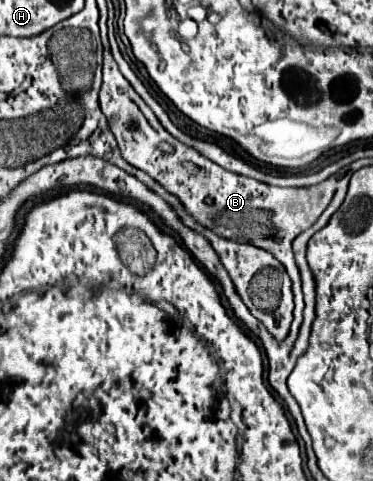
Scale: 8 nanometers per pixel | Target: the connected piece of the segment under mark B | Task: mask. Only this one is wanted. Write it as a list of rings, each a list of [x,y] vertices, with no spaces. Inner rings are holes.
[[[102,83],[102,89],[100,89],[100,107],[102,107],[102,113],[106,115],[106,119],[108,119],[108,123],[110,123],[110,129],[112,129],[112,133],[114,133],[114,137],[118,139],[118,147],[120,147],[120,151],[122,151],[122,157],[124,157],[124,159],[126,159],[128,163],[132,163],[134,167],[138,167],[138,169],[142,169],[142,171],[146,171],[146,173],[148,173],[150,177],[154,177],[154,179],[156,179],[158,183],[162,183],[162,185],[164,185],[164,187],[166,187],[166,189],[168,189],[170,193],[174,193],[174,195],[176,195],[176,197],[178,197],[178,199],[180,199],[180,201],[184,203],[184,207],[188,209],[188,213],[190,213],[190,215],[192,215],[192,217],[194,217],[194,219],[196,219],[198,223],[202,223],[204,227],[208,227],[208,229],[210,229],[210,231],[214,231],[216,235],[220,235],[220,237],[226,237],[226,239],[232,239],[232,241],[238,241],[238,243],[242,243],[242,241],[246,241],[246,243],[250,243],[250,245],[256,245],[256,247],[262,247],[262,249],[266,249],[266,251],[270,251],[270,253],[272,253],[272,255],[274,255],[274,257],[276,257],[278,261],[282,261],[282,265],[284,265],[284,263],[286,263],[286,265],[290,265],[290,263],[296,263],[296,261],[294,261],[294,253],[292,253],[292,241],[294,241],[294,239],[296,239],[296,237],[298,237],[300,233],[304,233],[302,231],[306,231],[306,229],[310,229],[308,227],[310,227],[310,225],[312,225],[312,223],[314,223],[316,219],[320,219],[320,215],[324,215],[324,217],[328,219],[328,217],[331,217],[334,214],[332,213],[332,211],[334,211],[334,209],[336,209],[338,205],[341,205],[343,203],[348,190],[348,185],[346,185],[346,175],[344,175],[344,177],[341,177],[338,180],[337,189],[336,189],[336,175],[332,175],[330,179],[326,179],[326,181],[322,181],[322,183],[318,183],[318,185],[312,185],[312,187],[300,187],[300,189],[284,189],[284,187],[274,187],[274,185],[266,185],[266,183],[260,183],[260,181],[256,181],[256,179],[250,179],[250,177],[242,177],[242,175],[236,175],[236,173],[230,173],[230,171],[226,171],[226,169],[222,169],[220,165],[216,165],[216,163],[212,163],[210,159],[206,159],[206,157],[202,157],[202,155],[200,155],[200,153],[198,153],[196,149],[190,149],[190,147],[186,147],[184,143],[180,143],[180,141],[176,141],[176,139],[174,139],[174,137],[172,137],[172,135],[170,135],[170,133],[168,133],[168,131],[166,131],[166,129],[164,129],[164,127],[160,125],[160,121],[158,121],[158,119],[154,117],[154,113],[152,113],[152,111],[148,111],[148,107],[144,105],[144,101],[142,101],[142,99],[138,99],[138,97],[134,99],[134,97],[132,97],[132,93],[134,93],[134,89],[130,87],[130,83]],[[334,191],[338,191],[338,193],[340,193],[342,197],[340,197],[340,199],[334,199],[334,203],[332,203],[332,200],[330,202],[330,199],[332,199],[332,195],[334,195]]]

